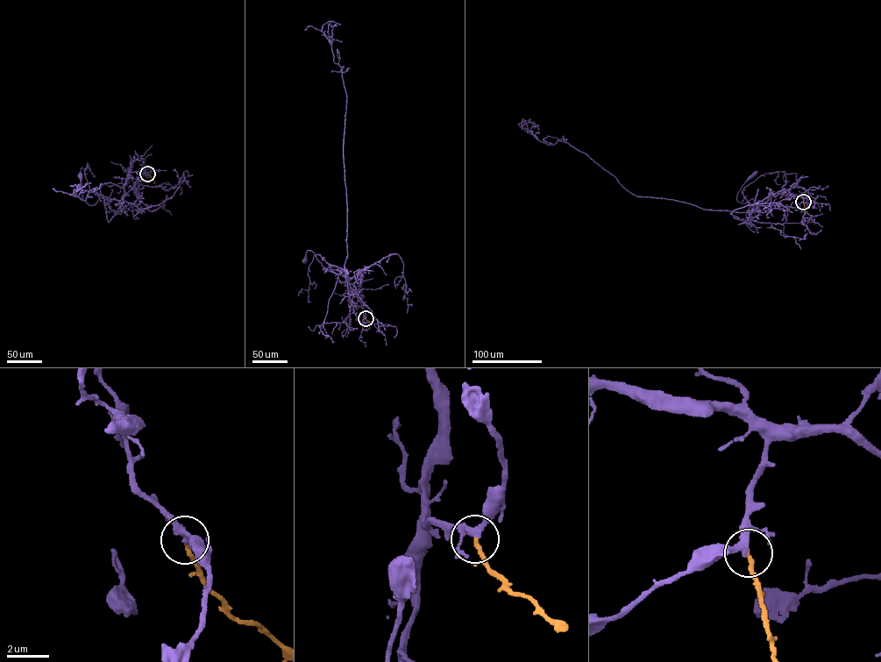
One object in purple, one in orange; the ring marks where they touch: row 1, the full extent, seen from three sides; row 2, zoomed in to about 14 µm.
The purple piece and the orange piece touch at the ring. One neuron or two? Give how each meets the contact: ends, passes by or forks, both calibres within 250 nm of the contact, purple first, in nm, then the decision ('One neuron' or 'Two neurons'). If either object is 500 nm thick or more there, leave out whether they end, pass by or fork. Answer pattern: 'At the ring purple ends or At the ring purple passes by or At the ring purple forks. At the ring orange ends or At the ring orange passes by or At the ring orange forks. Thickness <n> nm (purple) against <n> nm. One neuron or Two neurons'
At the ring purple passes by. At the ring orange ends. Thickness 280 nm (purple) against 200 nm. One neuron

